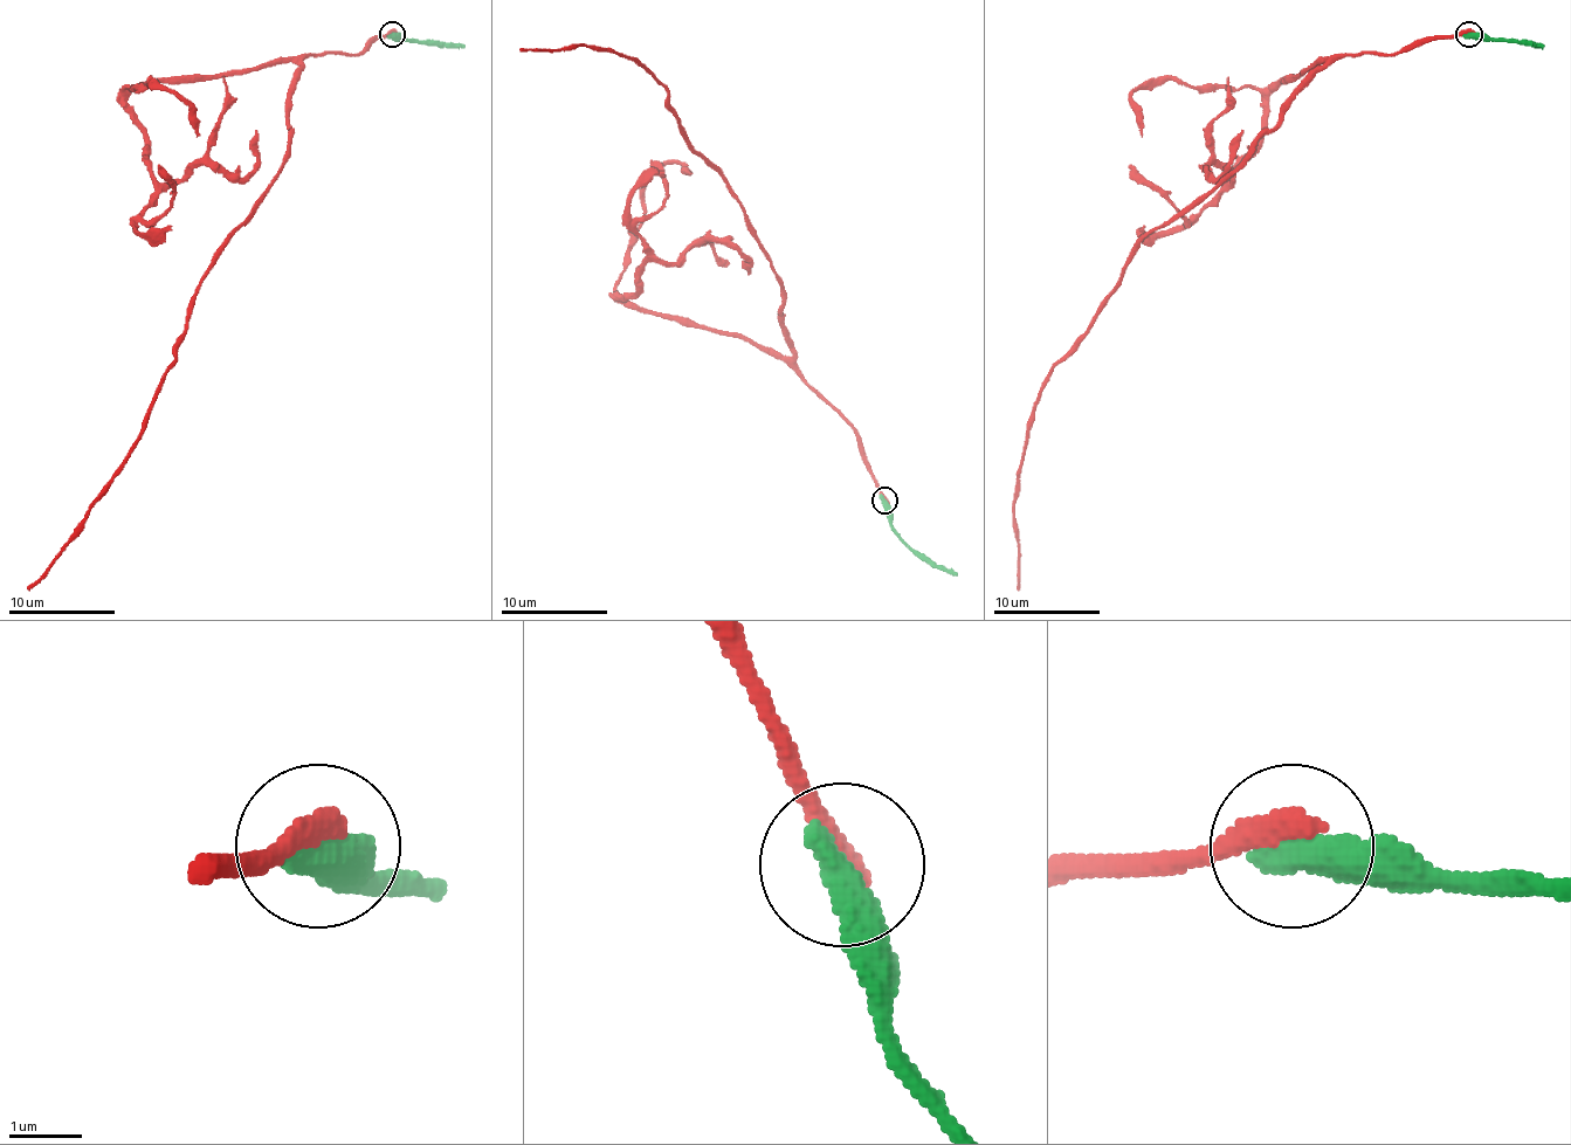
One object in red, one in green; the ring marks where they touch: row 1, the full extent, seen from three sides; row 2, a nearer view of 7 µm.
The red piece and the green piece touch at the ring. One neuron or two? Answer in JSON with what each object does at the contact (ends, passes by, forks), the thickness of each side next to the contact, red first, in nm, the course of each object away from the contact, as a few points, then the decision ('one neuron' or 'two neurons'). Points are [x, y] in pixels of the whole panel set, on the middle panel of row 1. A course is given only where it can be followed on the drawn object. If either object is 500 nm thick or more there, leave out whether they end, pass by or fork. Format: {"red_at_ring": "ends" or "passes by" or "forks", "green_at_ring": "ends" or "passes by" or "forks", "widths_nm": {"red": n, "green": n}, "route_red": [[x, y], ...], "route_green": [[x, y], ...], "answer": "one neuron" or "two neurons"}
{"widths_nm": {"red": 400, "green": 500}, "route_red": [[884, 501], [858, 432], [793, 357], [783, 280], [743, 206], [684, 139], [660, 83], [615, 52], [519, 52]], "route_green": [[884, 501], [889, 525], [916, 552], [956, 576]], "answer": "two neurons"}

